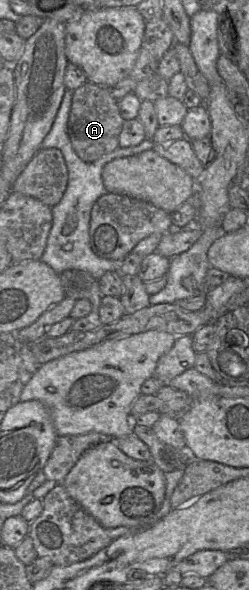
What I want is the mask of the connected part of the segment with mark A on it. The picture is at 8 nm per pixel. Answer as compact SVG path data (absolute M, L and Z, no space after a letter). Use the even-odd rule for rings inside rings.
M87 81L73 91L67 123L67 133L78 157L84 162L94 162L119 146L119 135L125 120L120 115L118 100L107 88Z

